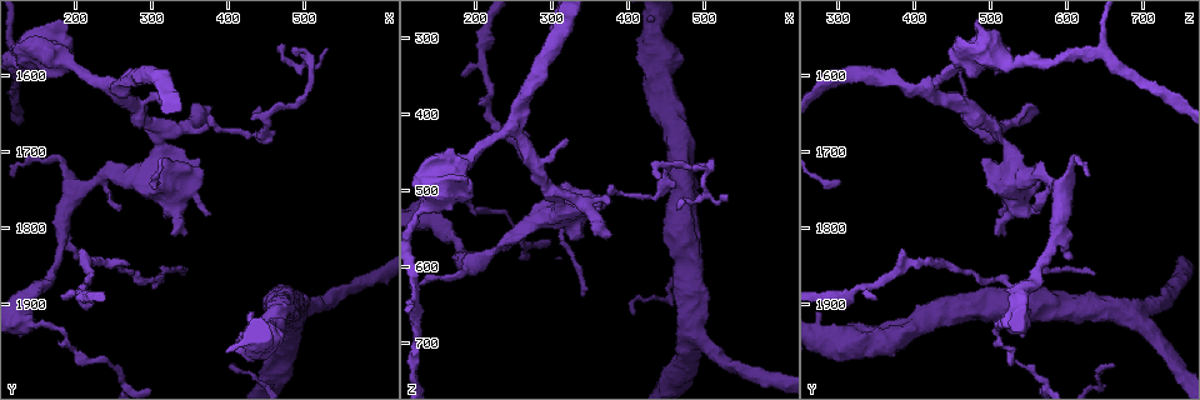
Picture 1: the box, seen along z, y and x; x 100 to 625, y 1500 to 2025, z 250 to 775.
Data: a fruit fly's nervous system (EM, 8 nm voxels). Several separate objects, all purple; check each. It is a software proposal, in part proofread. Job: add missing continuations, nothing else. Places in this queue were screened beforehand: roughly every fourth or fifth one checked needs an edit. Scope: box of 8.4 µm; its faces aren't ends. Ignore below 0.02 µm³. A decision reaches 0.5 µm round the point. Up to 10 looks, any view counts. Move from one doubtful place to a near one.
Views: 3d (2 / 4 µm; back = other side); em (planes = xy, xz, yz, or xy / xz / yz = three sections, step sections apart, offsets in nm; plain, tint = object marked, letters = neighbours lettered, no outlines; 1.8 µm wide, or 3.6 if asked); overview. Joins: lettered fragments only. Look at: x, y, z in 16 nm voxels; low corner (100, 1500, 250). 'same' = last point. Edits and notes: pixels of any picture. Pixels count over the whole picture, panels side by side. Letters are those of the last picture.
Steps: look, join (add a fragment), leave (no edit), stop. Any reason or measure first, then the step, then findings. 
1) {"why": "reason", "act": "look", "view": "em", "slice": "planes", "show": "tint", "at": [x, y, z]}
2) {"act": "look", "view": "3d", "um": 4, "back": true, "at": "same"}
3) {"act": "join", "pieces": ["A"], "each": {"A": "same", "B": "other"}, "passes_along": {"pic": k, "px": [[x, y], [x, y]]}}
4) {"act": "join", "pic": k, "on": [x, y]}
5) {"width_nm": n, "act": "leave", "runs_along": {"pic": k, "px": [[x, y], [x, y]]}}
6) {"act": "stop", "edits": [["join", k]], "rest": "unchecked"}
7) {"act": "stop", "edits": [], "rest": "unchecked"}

{"why": "branch stops here", "act": "look", "view": "3d", "um": 2, "at": [340, 1860, 635]}

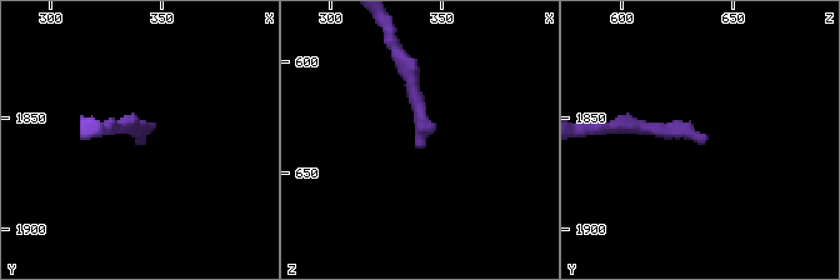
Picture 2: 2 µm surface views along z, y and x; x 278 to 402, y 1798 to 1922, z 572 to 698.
{"why": "shape alone is not enough", "act": "look", "view": "em", "slice": "planes", "show": "letters", "at": [341, 1858, 639]}

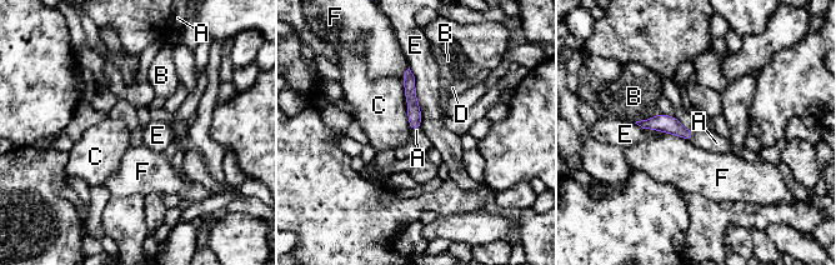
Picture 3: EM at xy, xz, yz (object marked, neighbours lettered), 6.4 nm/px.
{"act": "join", "pieces": ["A"], "each": {"A": "same", "B": "other", "C": "other", "D": "other", "E": "other", "F": "other"}, "passes_along": {"pic": 3, "px": [[666, 124], [694, 135], [716, 143]]}, "found": "the neuron continues"}

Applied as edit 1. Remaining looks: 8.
{"act": "look", "view": "overview"}

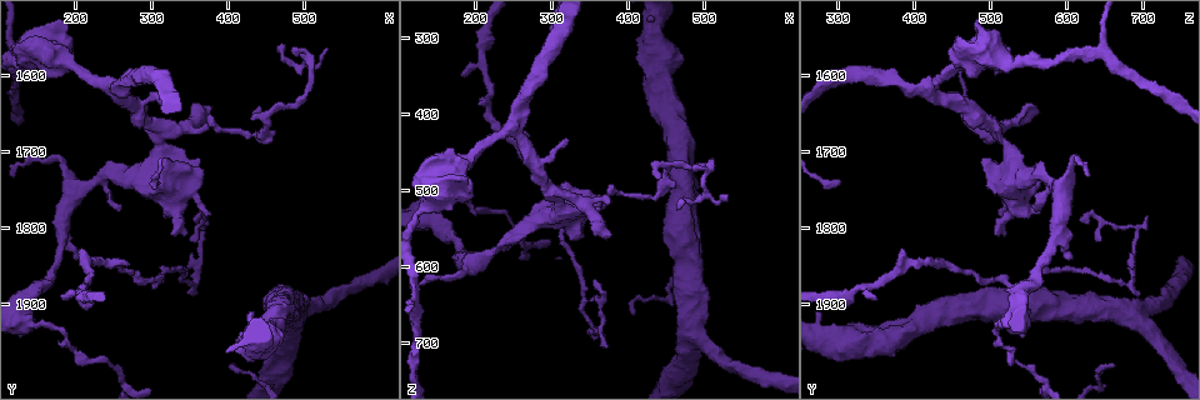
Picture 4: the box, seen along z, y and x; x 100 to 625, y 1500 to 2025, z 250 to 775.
{"why": "tapers out", "act": "look", "view": "em", "slice": "xy", "step": 16, "show": "plain", "at": [185, 1895, 350]}

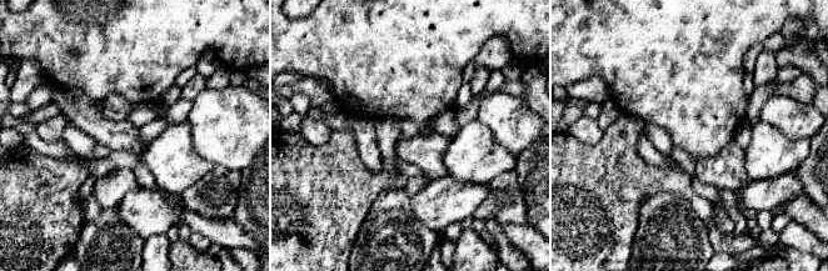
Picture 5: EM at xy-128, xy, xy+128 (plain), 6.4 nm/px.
{"why": "what lies round it", "act": "look", "view": "em", "slice": "xy", "step": 16, "show": "letters", "at": "same"}

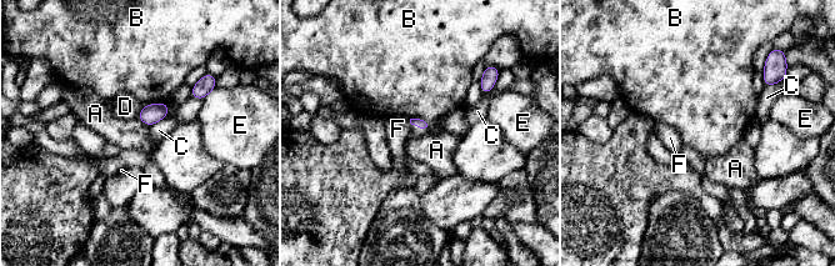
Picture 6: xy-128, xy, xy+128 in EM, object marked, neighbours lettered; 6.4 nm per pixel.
{"act": "leave", "each": {"A": "other", "B": "other", "C": "other", "D": "other", "E": "other", "F": "other"}, "border": {"pic": 6, "px": [[136, 118], [148, 128]]}, "found": "none of them fits"}

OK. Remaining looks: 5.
{"why": "calibre changes", "act": "look", "view": "em", "slice": "xy", "step": 8, "show": "tint", "at": [175, 1855, 565]}

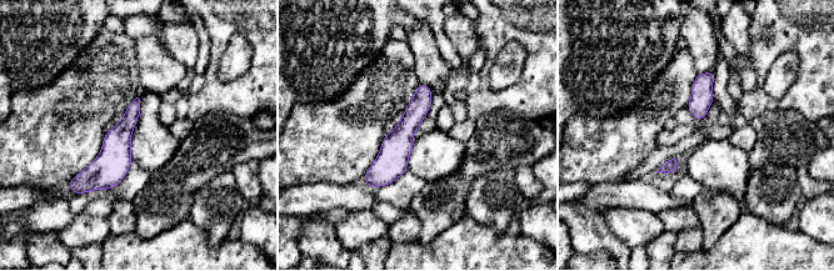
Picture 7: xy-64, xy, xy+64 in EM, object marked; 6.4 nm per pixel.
{"why": "another direction", "act": "look", "view": "em", "slice": "planes", "show": "tint", "at": "same"}

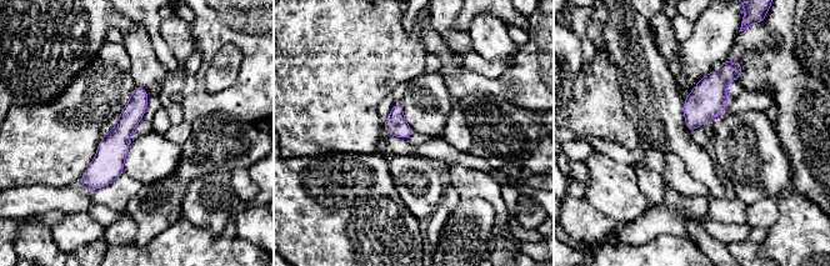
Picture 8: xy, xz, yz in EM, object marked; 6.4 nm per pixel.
{"act": "look", "view": "em", "slice": "planes", "show": "letters", "at": "same"}

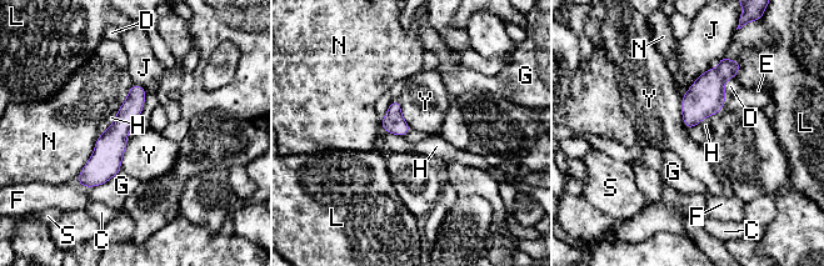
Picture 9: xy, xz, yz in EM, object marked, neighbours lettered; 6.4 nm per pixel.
{"act": "leave", "each": {"C": "other", "D": "other", "E": "other", "F": "other", "G": "other", "H": "other", "J": "other", "L": "other", "N": "other", "S": "other", "Y": "other"}, "border": {"pic": 9, "px": [[680, 98], [680, 116], [689, 132]]}, "found": "none of them fits"}

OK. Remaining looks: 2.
{"act": "look", "view": "3d", "um": 2, "at": [375, 1640, 565]}

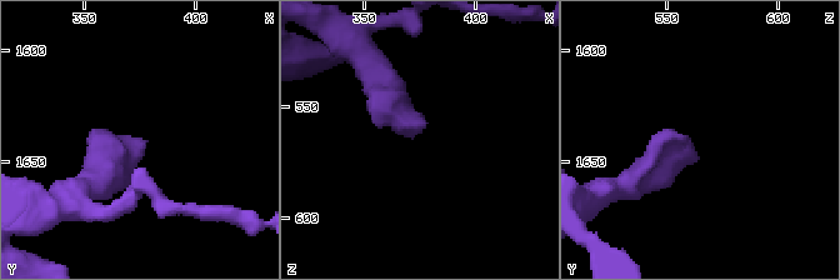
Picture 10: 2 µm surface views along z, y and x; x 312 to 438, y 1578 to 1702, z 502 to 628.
{"act": "look", "view": "em", "slice": "planes", "show": "letters", "at": [374, 1641, 560]}

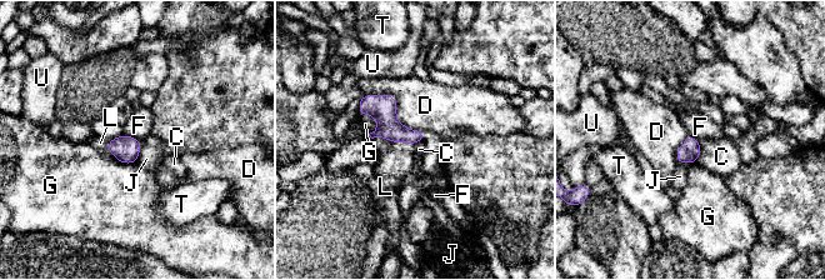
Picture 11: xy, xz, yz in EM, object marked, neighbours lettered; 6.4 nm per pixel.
{"width_nm": 140, "act": "join", "pieces": ["L"], "each": {"C": "other", "D": "other", "F": "other", "G": "other", "J": "other", "L": "same", "T": "other", "U": "other"}, "found": "the neuron continues"}

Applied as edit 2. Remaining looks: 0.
{"act": "stop", "edits": [["join", 3], ["join", 11]], "rest": "unchecked"}

